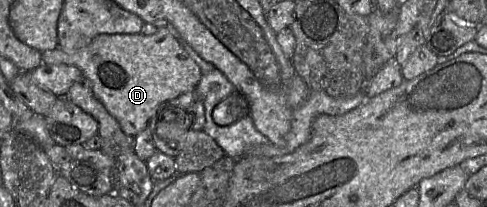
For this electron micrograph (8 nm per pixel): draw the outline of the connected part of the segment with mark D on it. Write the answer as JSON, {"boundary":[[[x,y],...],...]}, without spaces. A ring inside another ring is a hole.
{"boundary":[[[164,27],[152,35],[145,35],[141,32],[137,34],[100,34],[86,47],[75,52],[65,52],[56,48],[42,52],[41,58],[42,62],[48,65],[74,65],[78,67],[84,77],[91,81],[97,99],[117,119],[122,130],[135,138],[149,127],[149,122],[159,107],[169,104],[168,101],[183,93],[194,91],[203,75],[199,65],[168,27]]]}

